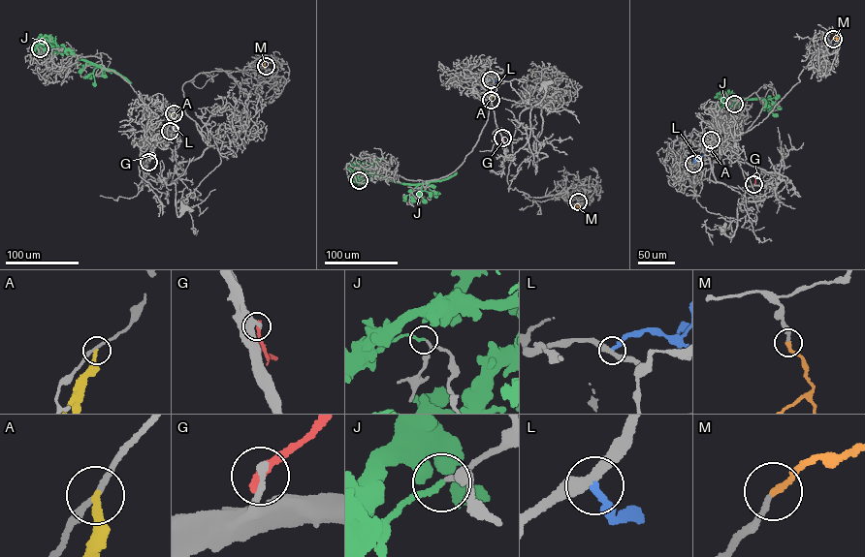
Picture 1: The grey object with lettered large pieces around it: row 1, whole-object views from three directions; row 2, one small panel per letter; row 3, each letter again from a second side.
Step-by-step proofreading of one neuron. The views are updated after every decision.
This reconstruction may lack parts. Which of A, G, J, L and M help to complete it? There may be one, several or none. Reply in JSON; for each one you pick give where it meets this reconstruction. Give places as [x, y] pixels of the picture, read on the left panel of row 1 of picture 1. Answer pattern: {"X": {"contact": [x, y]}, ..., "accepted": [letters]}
{"M": {"contact": [266, 66]}, "accepted": ["M"]}

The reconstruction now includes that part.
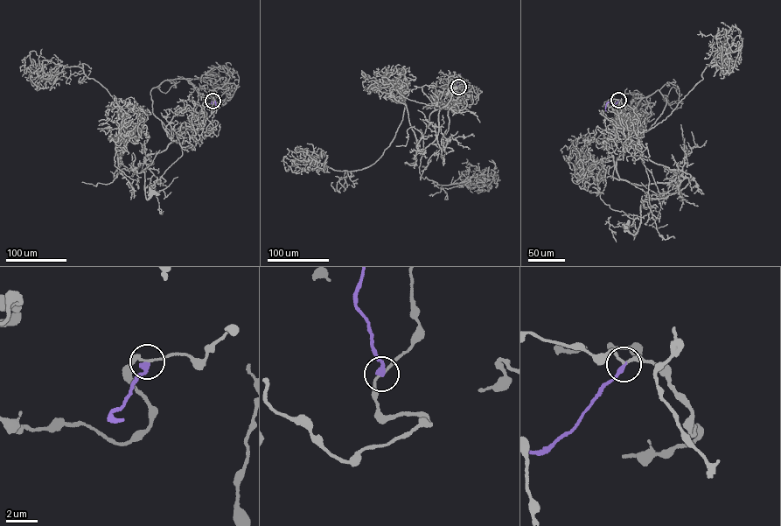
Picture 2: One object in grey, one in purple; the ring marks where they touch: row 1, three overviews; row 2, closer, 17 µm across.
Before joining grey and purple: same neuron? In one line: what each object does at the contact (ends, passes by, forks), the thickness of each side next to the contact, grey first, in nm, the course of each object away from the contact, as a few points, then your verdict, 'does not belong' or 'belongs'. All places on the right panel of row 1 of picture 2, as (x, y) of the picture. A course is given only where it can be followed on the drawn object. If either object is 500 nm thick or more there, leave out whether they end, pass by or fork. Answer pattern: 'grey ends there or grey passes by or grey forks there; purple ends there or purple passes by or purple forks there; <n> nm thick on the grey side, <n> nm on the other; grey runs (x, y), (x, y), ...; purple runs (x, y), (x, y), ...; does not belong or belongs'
grey passes by; purple ends there; 150 nm thick on the grey side, 340 nm on the other; grey runs (618, 100), (626, 144), (693, 178), (665, 198), (645, 199), (638, 231), (626, 227); purple runs (618, 100), (613, 104), (608, 101), (605, 110); does not belong

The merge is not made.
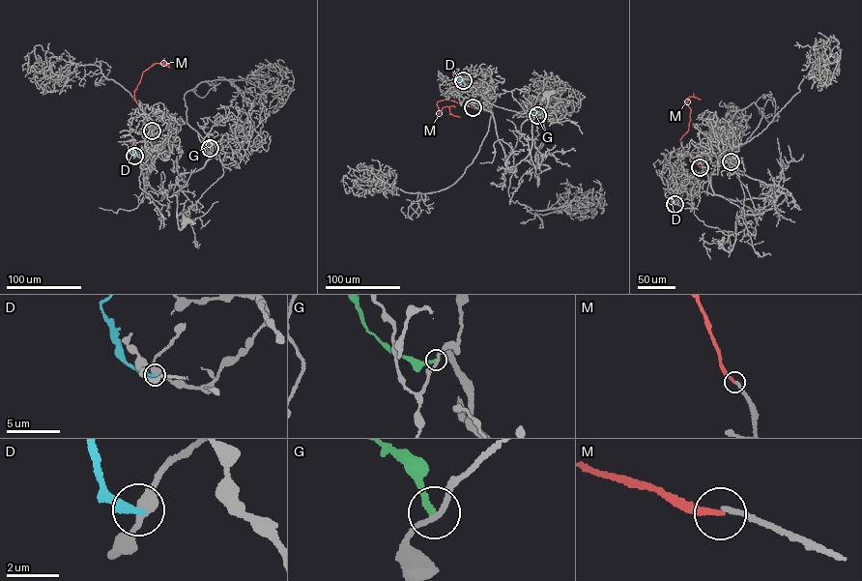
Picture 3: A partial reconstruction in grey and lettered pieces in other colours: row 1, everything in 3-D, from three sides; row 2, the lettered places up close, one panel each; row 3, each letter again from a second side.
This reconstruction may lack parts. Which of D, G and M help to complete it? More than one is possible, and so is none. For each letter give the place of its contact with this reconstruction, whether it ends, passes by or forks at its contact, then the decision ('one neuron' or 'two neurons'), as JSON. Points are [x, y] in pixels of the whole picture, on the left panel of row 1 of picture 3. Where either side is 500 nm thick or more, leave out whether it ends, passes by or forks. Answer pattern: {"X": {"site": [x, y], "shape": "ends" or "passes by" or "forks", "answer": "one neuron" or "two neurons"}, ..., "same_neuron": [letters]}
{"D": {"site": [134, 156], "shape": "ends", "answer": "two neurons"}, "G": {"site": [210, 148], "shape": "ends", "answer": "two neurons"}, "M": {"site": [152, 130], "shape": "ends", "answer": "one neuron"}, "same_neuron": ["M"]}

